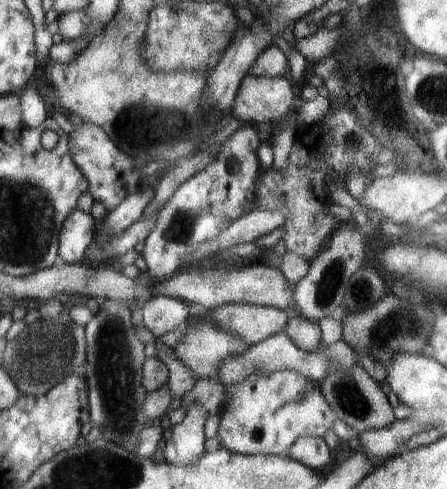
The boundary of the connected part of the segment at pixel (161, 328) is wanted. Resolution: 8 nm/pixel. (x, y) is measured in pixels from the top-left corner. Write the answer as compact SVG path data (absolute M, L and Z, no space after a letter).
M155 296L147 300L141 305L140 311L143 326L156 339L178 330L180 324L189 322L192 318L189 304L168 296Z

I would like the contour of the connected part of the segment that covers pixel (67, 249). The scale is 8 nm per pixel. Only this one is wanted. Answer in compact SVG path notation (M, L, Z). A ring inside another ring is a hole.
M76 207L66 218L61 232L61 262L76 264L85 261L86 250L94 240L94 226L91 214Z

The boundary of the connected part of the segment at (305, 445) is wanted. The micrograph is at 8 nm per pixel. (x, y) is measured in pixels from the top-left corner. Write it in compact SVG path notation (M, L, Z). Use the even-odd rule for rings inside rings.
M316 436L298 438L291 446L289 456L314 472L322 472L330 462L330 450L326 442Z

